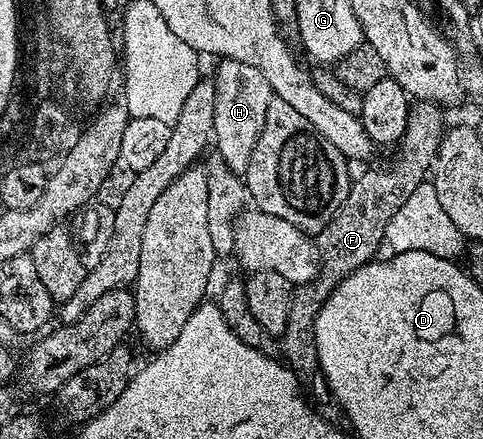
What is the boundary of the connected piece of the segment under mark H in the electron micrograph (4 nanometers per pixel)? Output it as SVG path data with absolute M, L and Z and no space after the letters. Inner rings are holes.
M232 58L221 59L217 64L218 71L212 74L215 86L213 141L216 144L218 142L219 157L225 162L226 167L235 172L242 172L252 160L252 150L256 148L256 142L260 140L260 132L264 128L264 116L268 116L268 104L274 98L274 90L264 78L264 72L260 68L254 68L252 64L244 64Z

